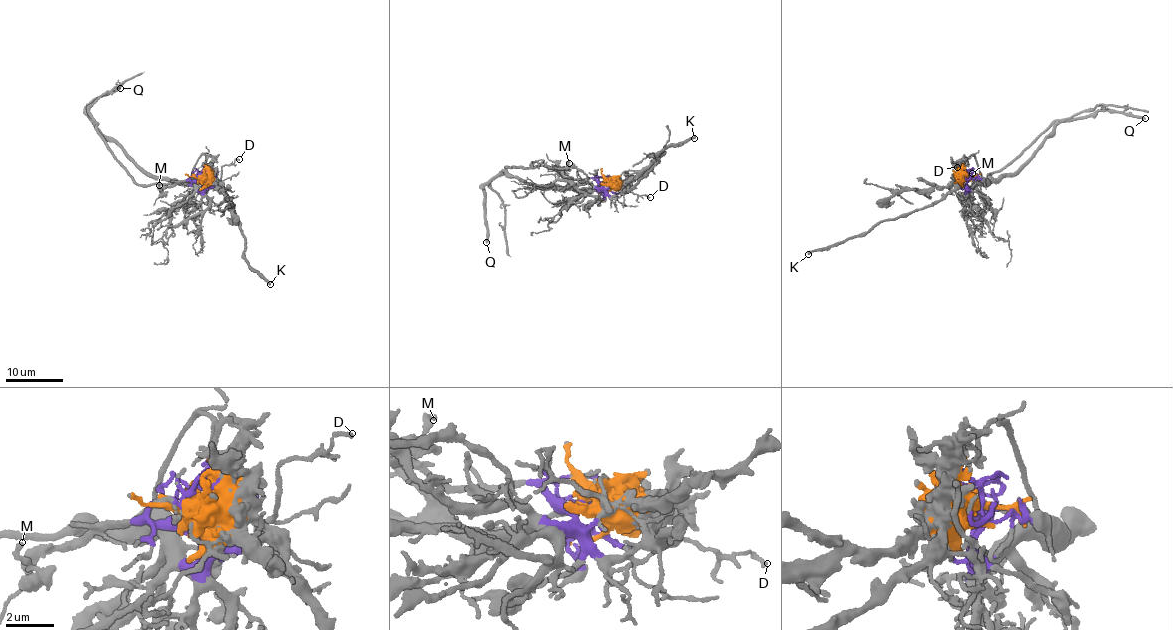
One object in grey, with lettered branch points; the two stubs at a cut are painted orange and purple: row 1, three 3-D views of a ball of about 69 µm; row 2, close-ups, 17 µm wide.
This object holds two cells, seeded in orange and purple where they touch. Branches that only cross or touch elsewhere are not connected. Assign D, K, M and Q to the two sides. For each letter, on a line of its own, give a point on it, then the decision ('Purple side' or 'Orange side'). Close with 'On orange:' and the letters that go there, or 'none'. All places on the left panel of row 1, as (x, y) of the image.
D: Place: (239, 159). Purple side
K: Place: (270, 284). Orange side
M: Place: (159, 185). Purple side
Q: Place: (120, 88). Purple side
On orange: K

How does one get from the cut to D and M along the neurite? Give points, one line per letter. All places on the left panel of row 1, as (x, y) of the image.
D: (201, 177), (213, 186), (219, 179), (221, 168), (240, 159)
M: (201, 177), (171, 185), (160, 194), (160, 185)

